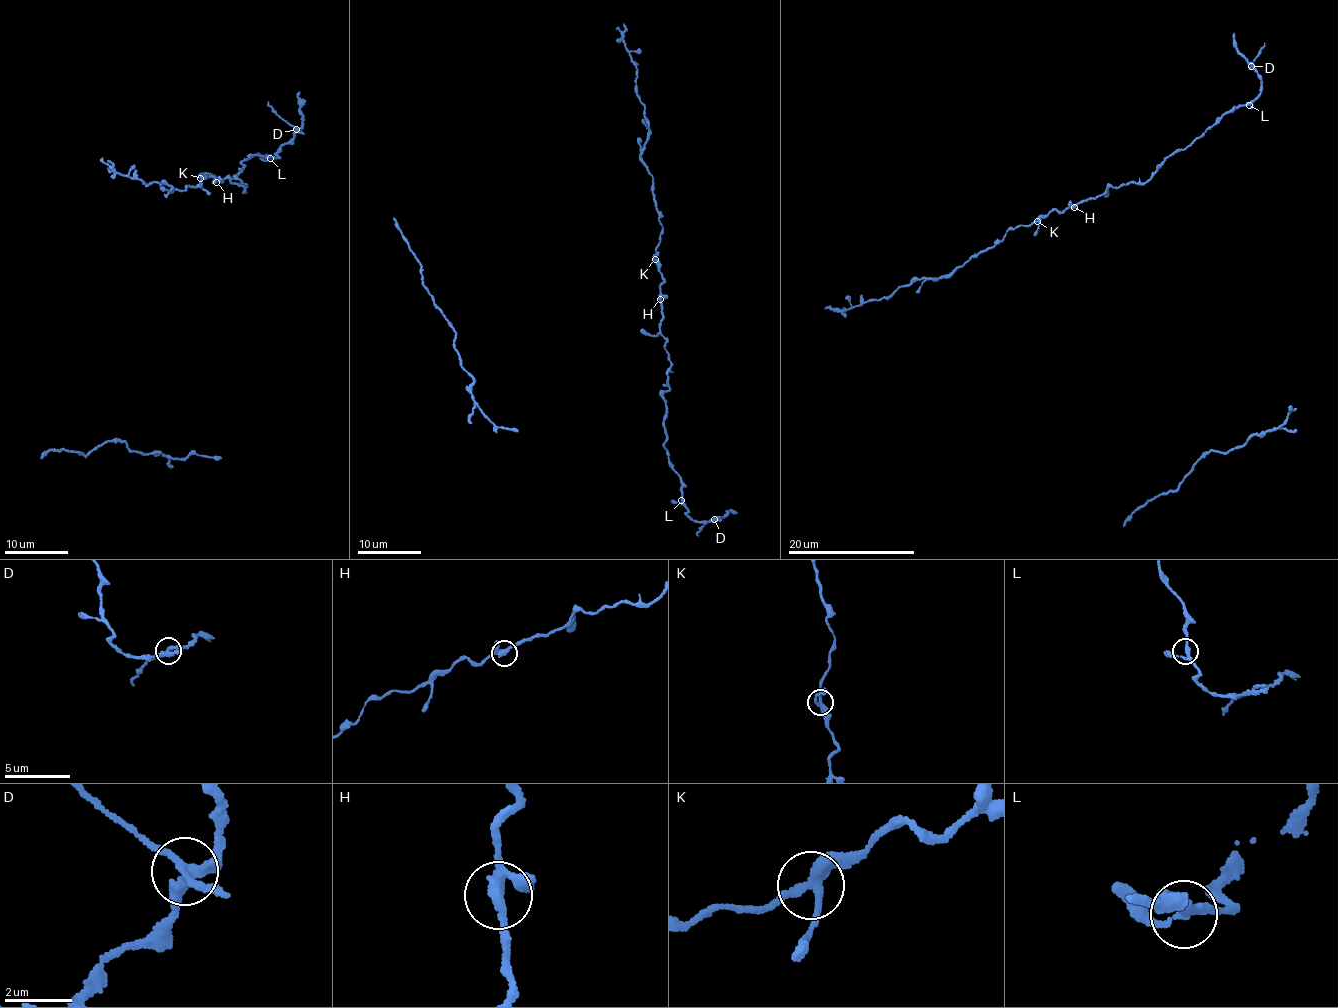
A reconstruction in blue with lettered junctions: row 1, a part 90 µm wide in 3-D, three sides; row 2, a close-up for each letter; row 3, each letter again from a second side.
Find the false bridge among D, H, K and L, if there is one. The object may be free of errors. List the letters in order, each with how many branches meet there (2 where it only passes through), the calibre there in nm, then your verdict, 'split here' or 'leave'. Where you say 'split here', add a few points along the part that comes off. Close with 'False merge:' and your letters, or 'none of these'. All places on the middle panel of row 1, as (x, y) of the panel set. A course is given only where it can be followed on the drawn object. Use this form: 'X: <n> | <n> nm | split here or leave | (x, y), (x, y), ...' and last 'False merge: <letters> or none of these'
D: 4 | 280 nm | split here | (715, 518), (704, 524), (697, 536)
H: 3 | 280 nm | leave
K: 3 | 300 nm | leave
L: 3 | 240 nm | leave
False merge: D

